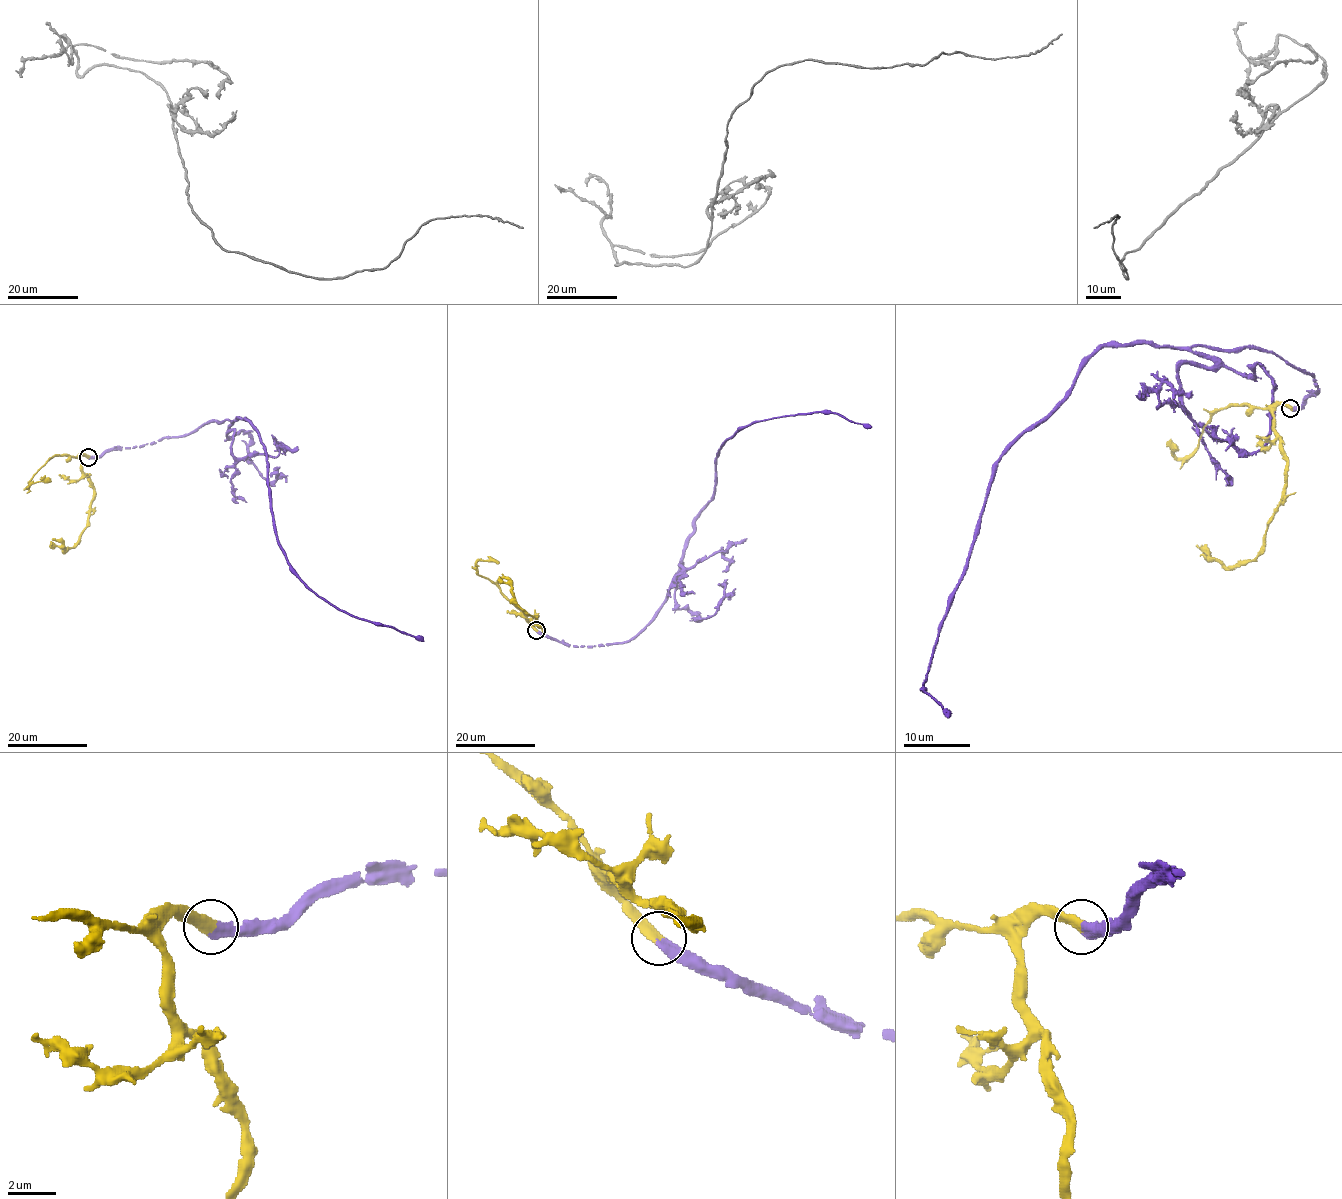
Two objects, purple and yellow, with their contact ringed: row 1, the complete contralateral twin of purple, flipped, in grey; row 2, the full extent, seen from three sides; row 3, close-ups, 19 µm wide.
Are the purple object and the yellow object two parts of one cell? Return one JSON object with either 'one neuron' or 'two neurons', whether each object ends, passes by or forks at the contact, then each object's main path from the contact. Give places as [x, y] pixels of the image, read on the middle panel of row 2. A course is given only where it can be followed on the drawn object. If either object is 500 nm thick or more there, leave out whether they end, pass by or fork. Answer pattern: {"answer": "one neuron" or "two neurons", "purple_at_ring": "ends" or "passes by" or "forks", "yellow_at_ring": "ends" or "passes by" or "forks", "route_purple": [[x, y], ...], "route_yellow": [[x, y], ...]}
{"answer": "one neuron", "purple_at_ring": "ends", "yellow_at_ring": "ends", "route_purple": [[537, 630], [578, 647], [631, 640], [662, 605], [711, 500], [718, 451], [738, 430], [807, 413], [871, 427]], "route_yellow": [[536, 630], [528, 621], [541, 628], [536, 619], [518, 605], [512, 584], [500, 577]]}

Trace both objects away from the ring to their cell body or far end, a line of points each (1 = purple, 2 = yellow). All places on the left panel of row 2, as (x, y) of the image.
1: (89, 457), (183, 436), (204, 423), (246, 419), (263, 446), (275, 533), (290, 568), (341, 610), (423, 641)
2: (88, 457), (80, 457), (81, 470), (93, 489), (88, 525), (80, 539), (64, 551), (62, 543), (52, 538)

